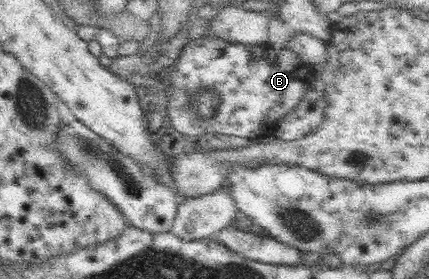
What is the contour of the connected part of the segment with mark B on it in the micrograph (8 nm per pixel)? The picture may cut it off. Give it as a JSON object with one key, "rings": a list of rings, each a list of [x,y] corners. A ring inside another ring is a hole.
{"rings":[[[206,36],[191,38],[173,74],[176,94],[169,108],[173,127],[188,138],[223,134],[225,137],[238,136],[256,141],[259,137],[270,136],[282,116],[286,116],[303,98],[305,85],[315,71],[313,67],[299,62],[292,52],[276,50],[267,43],[235,46]],[[203,85],[214,87],[222,95],[222,104],[213,119],[200,121],[184,104],[190,92]]]}

